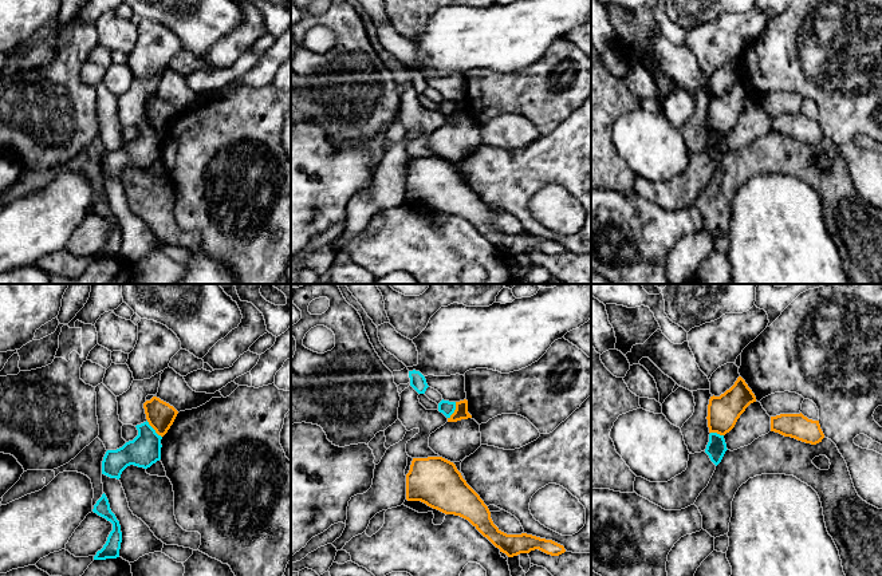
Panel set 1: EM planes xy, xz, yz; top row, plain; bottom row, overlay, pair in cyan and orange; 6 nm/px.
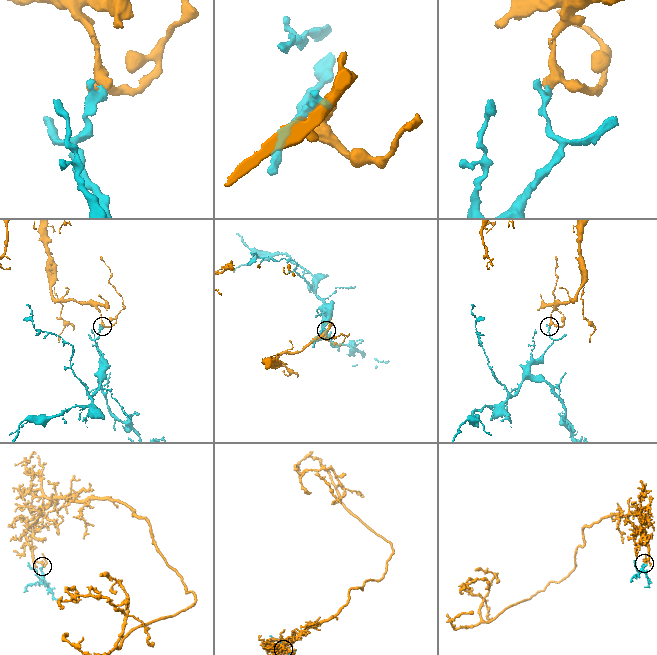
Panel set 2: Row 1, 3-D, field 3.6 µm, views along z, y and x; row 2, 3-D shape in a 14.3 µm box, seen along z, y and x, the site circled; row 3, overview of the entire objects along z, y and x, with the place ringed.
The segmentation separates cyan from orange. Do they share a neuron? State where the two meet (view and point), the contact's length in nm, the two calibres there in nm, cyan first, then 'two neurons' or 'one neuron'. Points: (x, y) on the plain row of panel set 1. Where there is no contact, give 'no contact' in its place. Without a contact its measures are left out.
xy (153, 129) | 140 nm | 190/160 nm | two neurons

